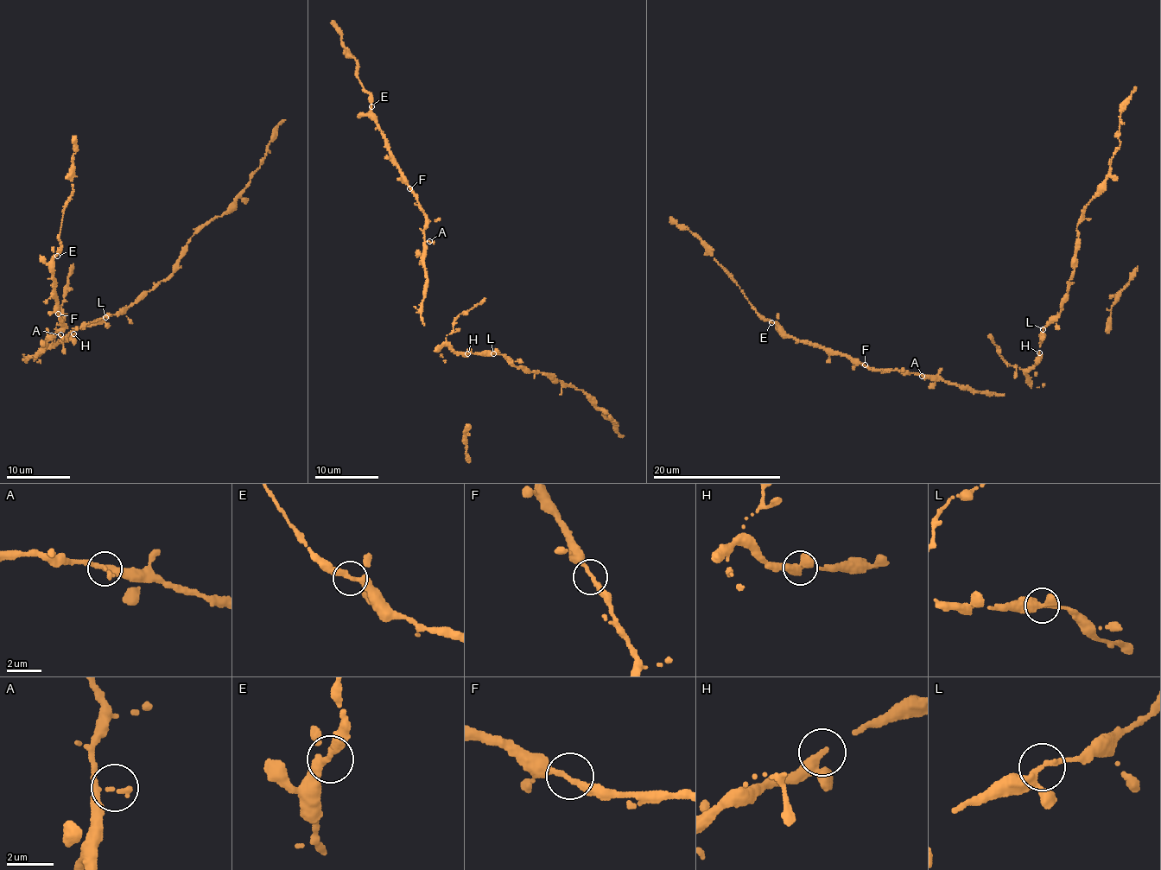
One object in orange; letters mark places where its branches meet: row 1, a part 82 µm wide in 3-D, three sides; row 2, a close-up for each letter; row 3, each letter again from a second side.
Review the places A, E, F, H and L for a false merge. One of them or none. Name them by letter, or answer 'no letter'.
no letter

